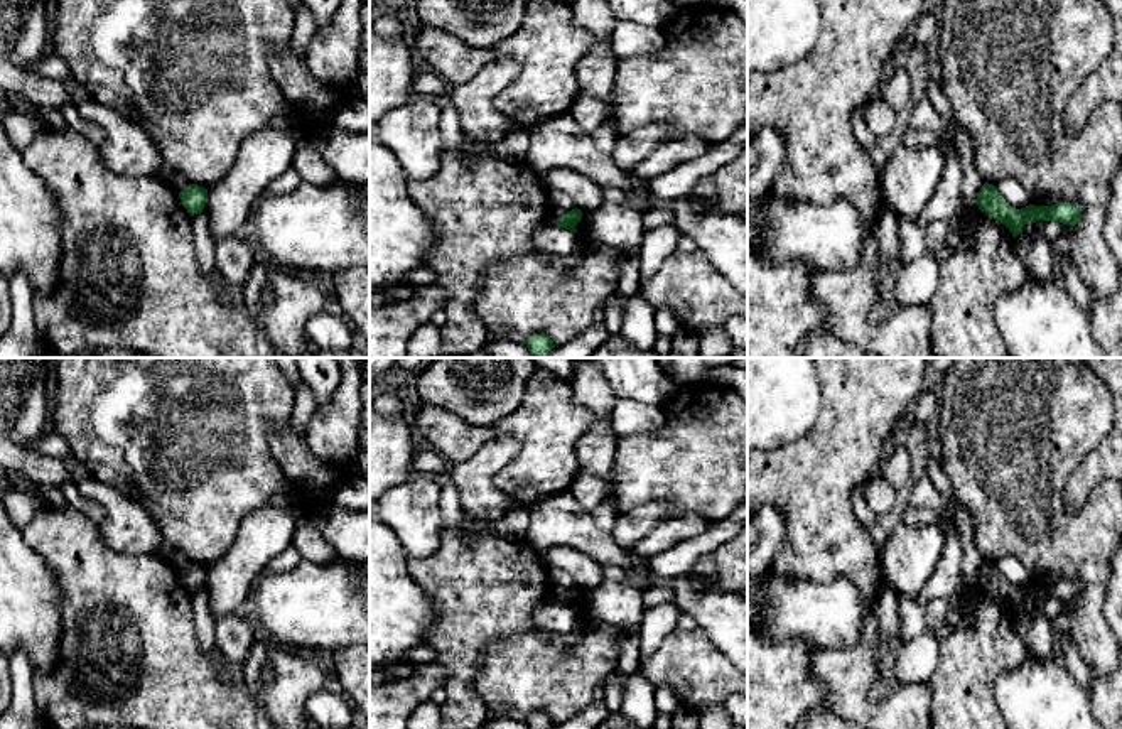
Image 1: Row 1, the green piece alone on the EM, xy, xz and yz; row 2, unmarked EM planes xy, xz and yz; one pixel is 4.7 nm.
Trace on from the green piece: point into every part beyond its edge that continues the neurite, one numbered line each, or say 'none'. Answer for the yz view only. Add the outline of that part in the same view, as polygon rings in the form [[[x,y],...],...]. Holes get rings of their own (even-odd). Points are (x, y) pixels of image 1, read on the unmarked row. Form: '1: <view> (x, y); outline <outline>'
none

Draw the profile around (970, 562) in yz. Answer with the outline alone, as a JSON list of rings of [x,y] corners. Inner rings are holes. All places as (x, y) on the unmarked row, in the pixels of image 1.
[[[953,493],[953,505],[955,505],[957,525],[958,525],[958,533],[963,550],[963,557],[962,557],[963,579],[975,579],[980,565],[985,560],[974,543],[974,518],[968,513],[963,501],[955,493]]]

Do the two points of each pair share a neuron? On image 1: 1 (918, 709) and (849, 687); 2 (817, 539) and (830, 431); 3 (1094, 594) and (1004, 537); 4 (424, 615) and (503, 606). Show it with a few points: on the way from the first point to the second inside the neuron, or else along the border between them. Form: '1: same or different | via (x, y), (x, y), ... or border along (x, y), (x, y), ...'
1: same | via (901, 709), (871, 709), (866, 704)
2: same | via (817, 512), (817, 475), (830, 458)
3: same | via (1080, 569), (1057, 545), (1030, 544)
4: different | border along (412, 579), (434, 611), (427, 642)

